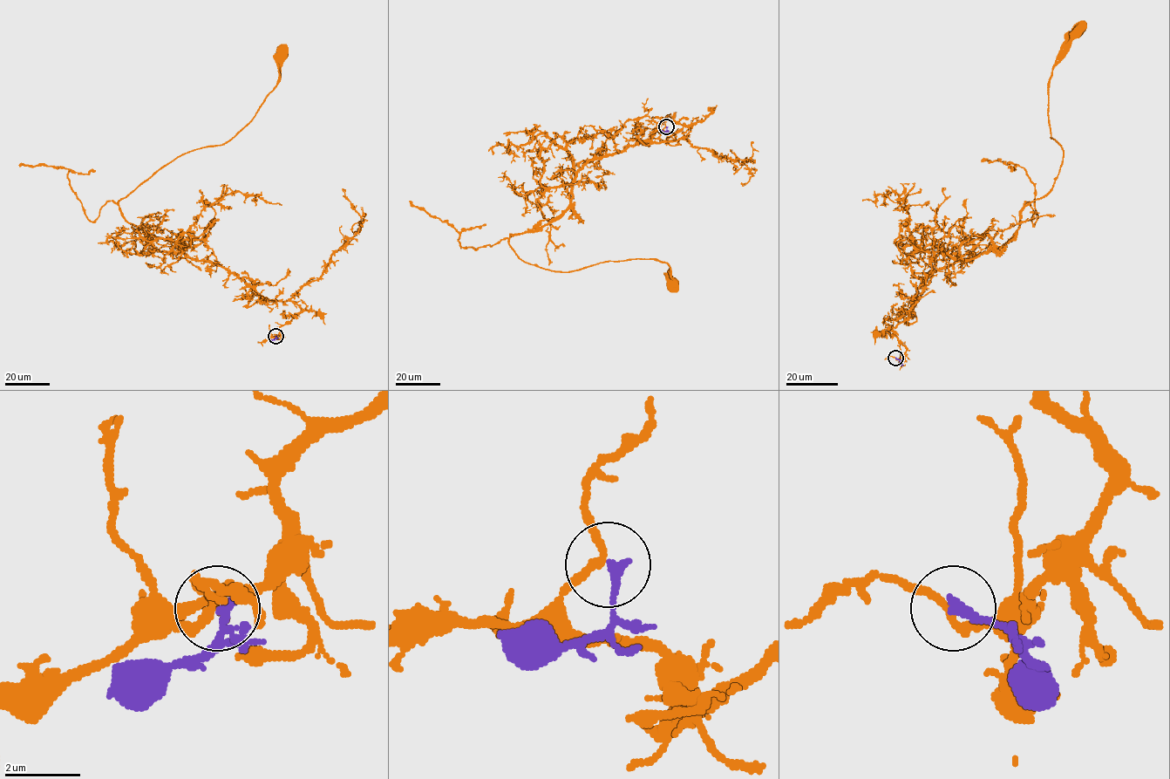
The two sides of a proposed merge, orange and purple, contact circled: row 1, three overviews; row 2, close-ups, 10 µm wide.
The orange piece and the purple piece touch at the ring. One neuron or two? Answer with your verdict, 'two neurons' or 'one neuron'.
two neurons

